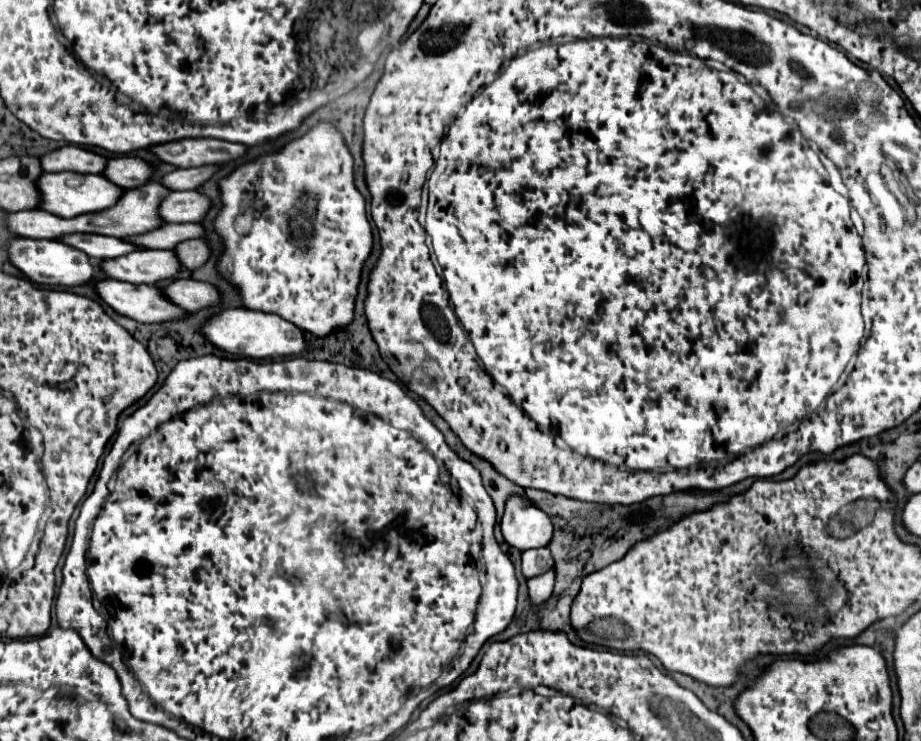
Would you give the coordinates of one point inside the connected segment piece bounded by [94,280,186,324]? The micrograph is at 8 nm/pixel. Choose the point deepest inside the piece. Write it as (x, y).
(143, 303)

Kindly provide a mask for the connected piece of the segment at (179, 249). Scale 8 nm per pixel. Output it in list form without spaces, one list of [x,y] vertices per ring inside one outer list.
[[[200,238],[184,240],[182,244],[176,244],[174,252],[178,254],[178,262],[182,262],[182,268],[186,268],[186,270],[194,270],[194,268],[202,266],[210,256],[208,244]]]

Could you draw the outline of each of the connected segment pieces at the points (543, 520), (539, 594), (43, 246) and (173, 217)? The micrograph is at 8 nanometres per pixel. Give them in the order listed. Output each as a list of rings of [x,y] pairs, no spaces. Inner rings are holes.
[[[524,498],[508,500],[500,528],[502,528],[504,540],[520,552],[548,546],[552,540],[550,518],[542,510],[528,506]]]
[[[550,570],[548,574],[542,574],[542,578],[530,578],[528,580],[528,596],[530,596],[530,602],[534,606],[544,604],[550,598],[552,588],[554,588],[554,570]]]
[[[10,238],[6,244],[6,254],[12,266],[16,266],[26,278],[30,278],[36,284],[42,286],[78,286],[86,284],[92,278],[94,266],[90,264],[90,258],[80,252],[72,250],[70,246],[64,246],[56,240],[32,240],[32,238]]]
[[[196,190],[190,192],[170,192],[162,198],[158,206],[158,216],[168,224],[200,222],[210,208],[210,200]]]

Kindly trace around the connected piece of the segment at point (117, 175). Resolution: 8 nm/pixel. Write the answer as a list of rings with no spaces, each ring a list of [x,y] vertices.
[[[116,156],[108,158],[108,164],[102,172],[102,176],[108,178],[112,184],[120,188],[130,188],[148,182],[154,170],[148,162],[144,162],[138,156]]]

